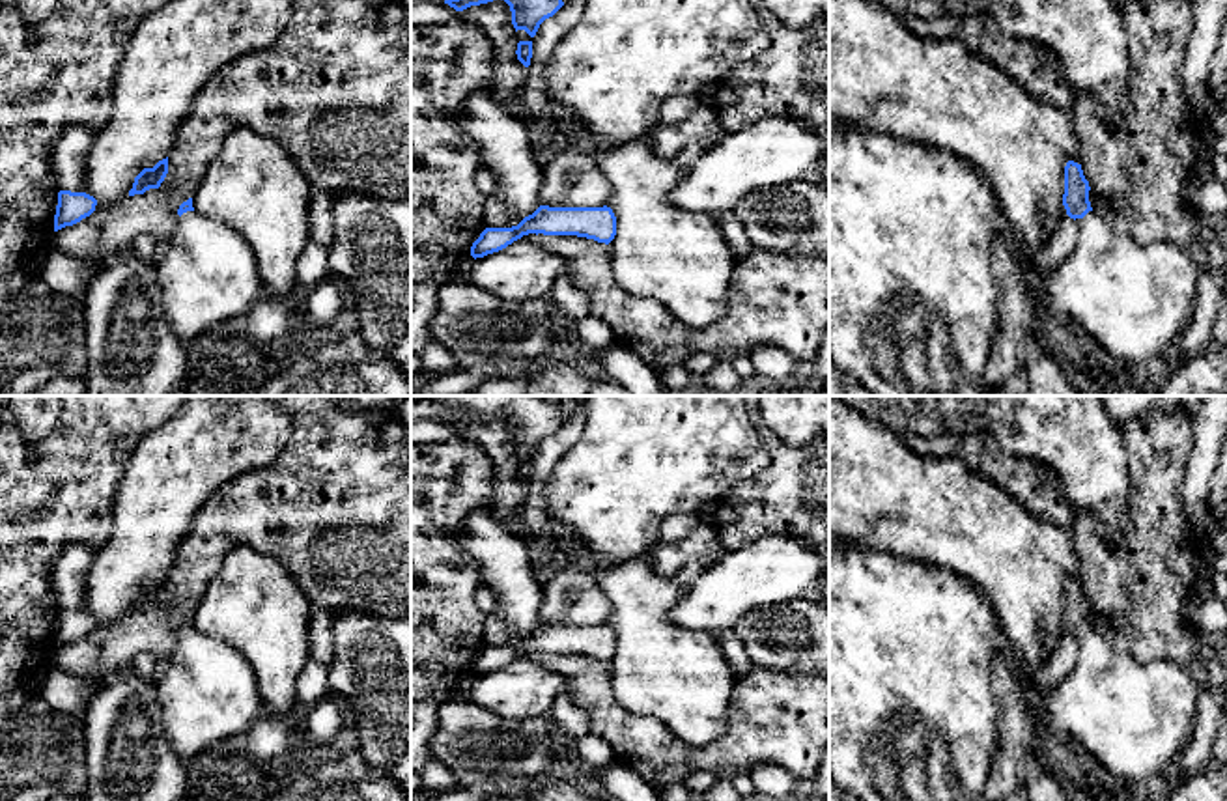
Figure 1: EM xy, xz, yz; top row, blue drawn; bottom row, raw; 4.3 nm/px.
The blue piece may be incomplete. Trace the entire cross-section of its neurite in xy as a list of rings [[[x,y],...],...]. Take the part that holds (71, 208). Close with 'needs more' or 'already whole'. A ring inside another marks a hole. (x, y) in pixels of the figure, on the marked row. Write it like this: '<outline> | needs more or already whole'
[[[58,192],[58,205],[54,215],[54,232],[73,226],[95,211],[97,200],[86,192]]] | already whole

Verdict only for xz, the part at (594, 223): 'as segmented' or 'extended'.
as segmented

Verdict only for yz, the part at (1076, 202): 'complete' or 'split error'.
split error

